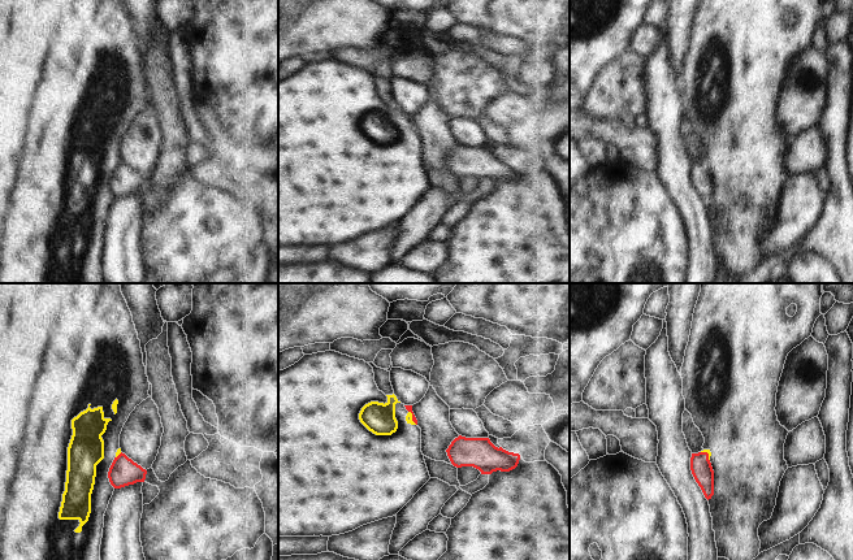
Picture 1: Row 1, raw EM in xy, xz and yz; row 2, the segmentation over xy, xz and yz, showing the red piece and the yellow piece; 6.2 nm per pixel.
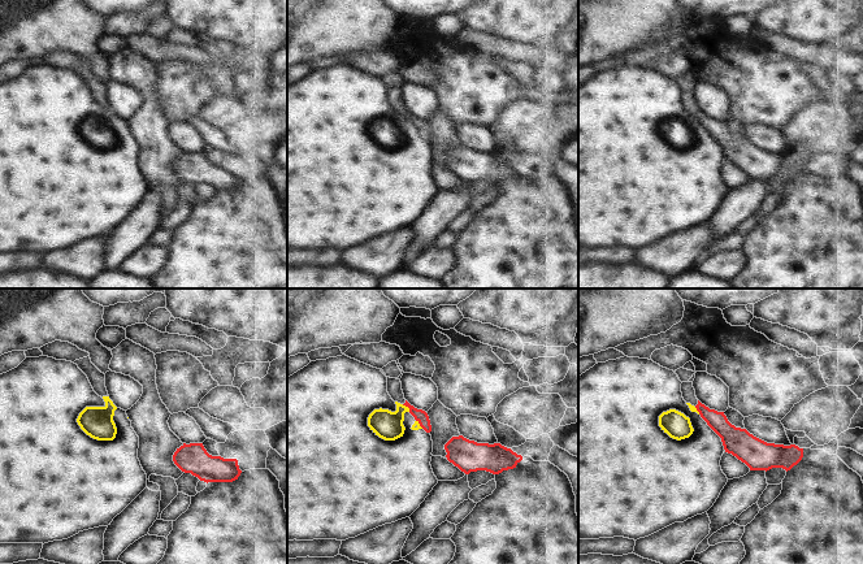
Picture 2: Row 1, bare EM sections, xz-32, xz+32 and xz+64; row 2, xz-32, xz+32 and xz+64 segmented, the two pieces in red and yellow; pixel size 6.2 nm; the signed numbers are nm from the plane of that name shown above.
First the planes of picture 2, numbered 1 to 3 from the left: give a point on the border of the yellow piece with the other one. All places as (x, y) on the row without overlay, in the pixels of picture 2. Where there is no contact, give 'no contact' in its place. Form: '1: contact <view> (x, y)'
1: no contact
2: contact xz+32 (407, 115)
3: contact xz+64 (697, 118)

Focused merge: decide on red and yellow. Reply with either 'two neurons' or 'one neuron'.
two neurons

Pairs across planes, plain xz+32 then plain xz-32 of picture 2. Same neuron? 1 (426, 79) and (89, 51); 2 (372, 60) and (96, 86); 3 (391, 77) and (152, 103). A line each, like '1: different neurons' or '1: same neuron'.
1: different neurons
2: different neurons
3: different neurons

